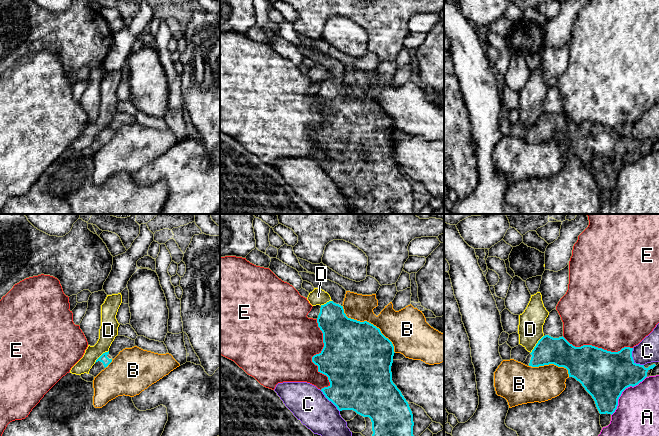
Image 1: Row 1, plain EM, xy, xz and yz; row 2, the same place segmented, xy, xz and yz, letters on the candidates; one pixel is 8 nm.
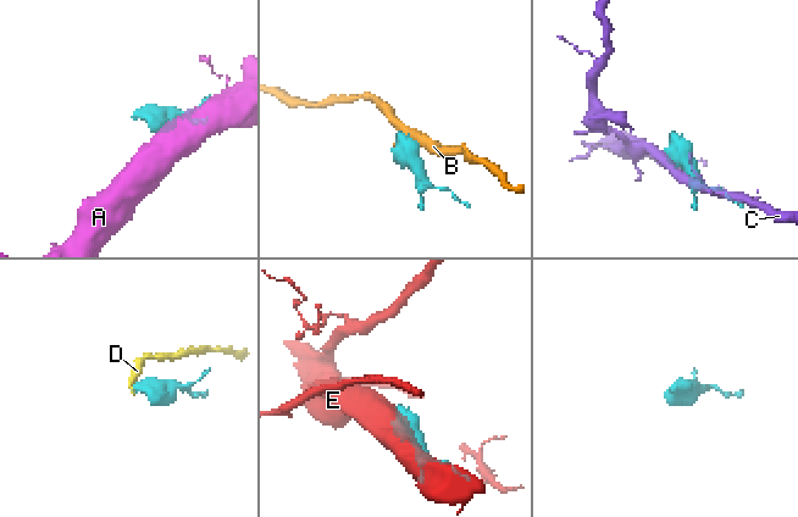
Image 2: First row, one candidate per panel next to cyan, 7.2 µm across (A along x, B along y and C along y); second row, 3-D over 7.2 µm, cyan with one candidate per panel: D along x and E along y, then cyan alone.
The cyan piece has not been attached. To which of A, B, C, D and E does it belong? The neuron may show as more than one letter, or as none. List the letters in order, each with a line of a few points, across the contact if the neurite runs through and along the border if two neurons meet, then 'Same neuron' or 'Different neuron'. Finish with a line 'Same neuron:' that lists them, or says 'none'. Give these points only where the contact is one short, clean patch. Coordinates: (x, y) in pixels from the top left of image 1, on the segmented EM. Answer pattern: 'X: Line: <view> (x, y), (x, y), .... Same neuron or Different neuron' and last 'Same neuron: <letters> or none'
A: Different neuron
B: Different neuron
C: Different neuron
D: Line: yz (543, 335), (530, 353). Different neuron
E: Different neuron
Same neuron: none

